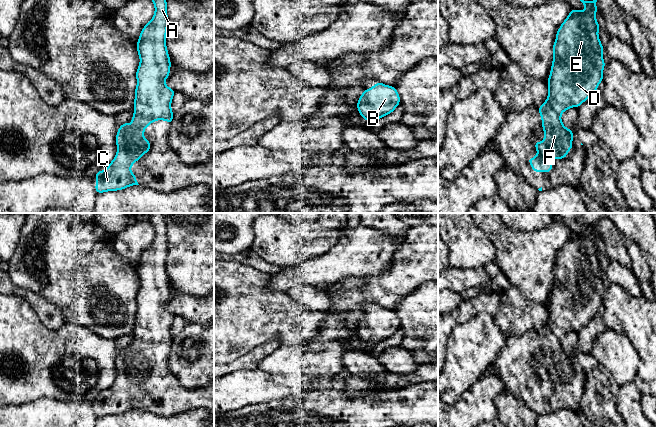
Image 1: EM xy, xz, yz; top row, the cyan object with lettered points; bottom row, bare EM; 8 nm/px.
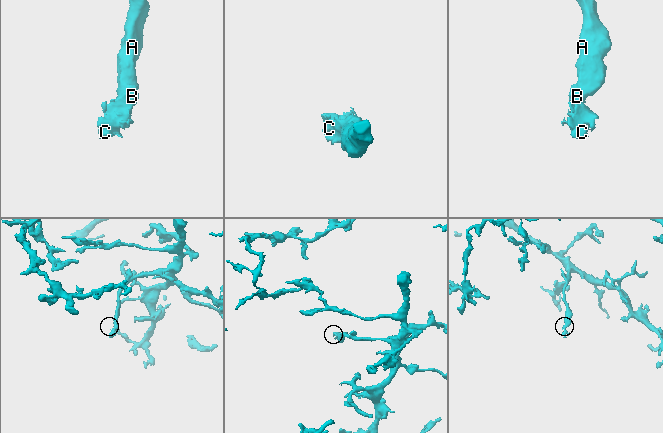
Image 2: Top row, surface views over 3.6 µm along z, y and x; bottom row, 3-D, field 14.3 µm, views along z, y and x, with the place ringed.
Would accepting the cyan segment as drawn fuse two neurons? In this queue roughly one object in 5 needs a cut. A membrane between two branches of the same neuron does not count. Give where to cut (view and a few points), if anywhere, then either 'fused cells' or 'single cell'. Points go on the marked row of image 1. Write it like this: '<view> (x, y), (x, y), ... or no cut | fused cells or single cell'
no cut | single cell

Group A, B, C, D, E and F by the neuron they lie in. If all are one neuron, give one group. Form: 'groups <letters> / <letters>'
groups A B C D E F

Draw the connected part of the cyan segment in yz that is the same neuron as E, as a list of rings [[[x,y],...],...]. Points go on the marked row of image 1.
[[[597,0],[580,1],[586,11],[572,9],[556,33],[553,62],[547,82],[549,94],[546,102],[538,107],[544,129],[544,141],[534,143],[538,153],[534,159],[528,158],[533,172],[551,172],[553,158],[566,158],[569,150],[573,148],[572,138],[574,135],[572,130],[562,124],[561,114],[571,107],[579,107],[603,81],[603,68],[606,65],[602,57],[604,47],[598,37],[600,27],[594,15],[595,12],[599,12],[596,8]]]

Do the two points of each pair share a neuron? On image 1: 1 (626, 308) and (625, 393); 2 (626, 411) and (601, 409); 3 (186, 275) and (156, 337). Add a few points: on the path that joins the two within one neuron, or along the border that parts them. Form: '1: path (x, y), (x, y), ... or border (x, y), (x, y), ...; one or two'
1: border (633, 382), (642, 394); two
2: border (618, 387), (616, 408), (621, 416); two
3: border (165, 264), (165, 270), (171, 287); two

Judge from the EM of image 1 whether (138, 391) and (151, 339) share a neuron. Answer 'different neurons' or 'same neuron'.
same neuron

